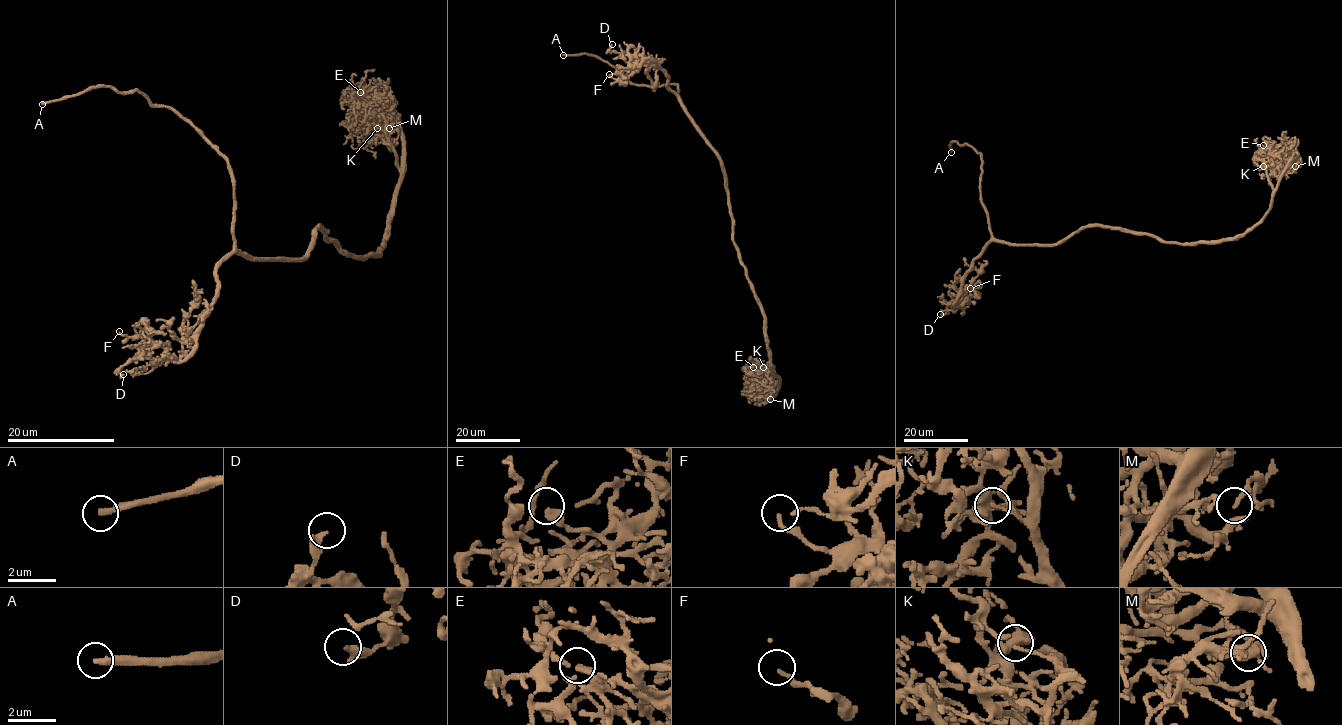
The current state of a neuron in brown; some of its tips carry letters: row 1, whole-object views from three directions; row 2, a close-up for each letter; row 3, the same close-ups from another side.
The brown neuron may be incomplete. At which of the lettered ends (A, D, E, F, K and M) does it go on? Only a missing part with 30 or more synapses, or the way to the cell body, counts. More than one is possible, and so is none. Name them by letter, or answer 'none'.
A, M

